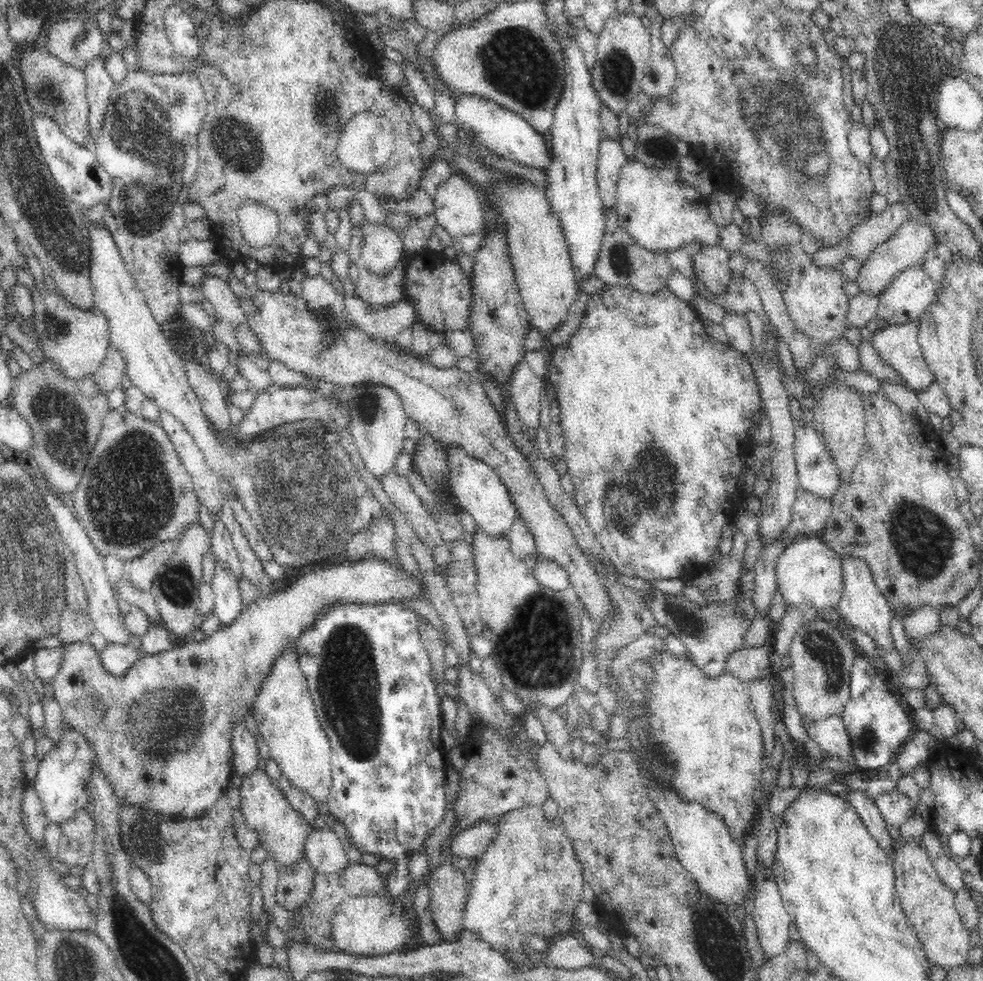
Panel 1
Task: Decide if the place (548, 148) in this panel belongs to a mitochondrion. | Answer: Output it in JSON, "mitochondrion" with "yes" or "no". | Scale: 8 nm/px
{"mitochondrion":"no"}

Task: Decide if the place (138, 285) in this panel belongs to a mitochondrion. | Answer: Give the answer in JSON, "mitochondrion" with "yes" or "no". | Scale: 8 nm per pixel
{"mitochondrion":"no"}

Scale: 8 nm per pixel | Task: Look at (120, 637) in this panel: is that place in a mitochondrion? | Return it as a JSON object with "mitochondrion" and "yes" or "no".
{"mitochondrion":"no"}

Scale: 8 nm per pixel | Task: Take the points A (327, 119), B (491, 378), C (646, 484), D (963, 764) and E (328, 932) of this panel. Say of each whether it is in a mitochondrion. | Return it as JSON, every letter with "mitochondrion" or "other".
{"A":"mitochondrion","B":"other","C":"mitochondrion","D":"other","E":"other"}

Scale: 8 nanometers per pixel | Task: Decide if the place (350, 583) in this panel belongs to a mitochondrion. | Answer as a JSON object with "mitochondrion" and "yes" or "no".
{"mitochondrion":"no"}

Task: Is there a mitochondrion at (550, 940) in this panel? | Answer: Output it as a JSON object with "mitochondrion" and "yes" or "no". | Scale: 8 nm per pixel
{"mitochondrion":"no"}

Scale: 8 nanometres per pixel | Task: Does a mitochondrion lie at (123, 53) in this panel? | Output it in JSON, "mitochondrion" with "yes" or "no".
{"mitochondrion":"no"}

